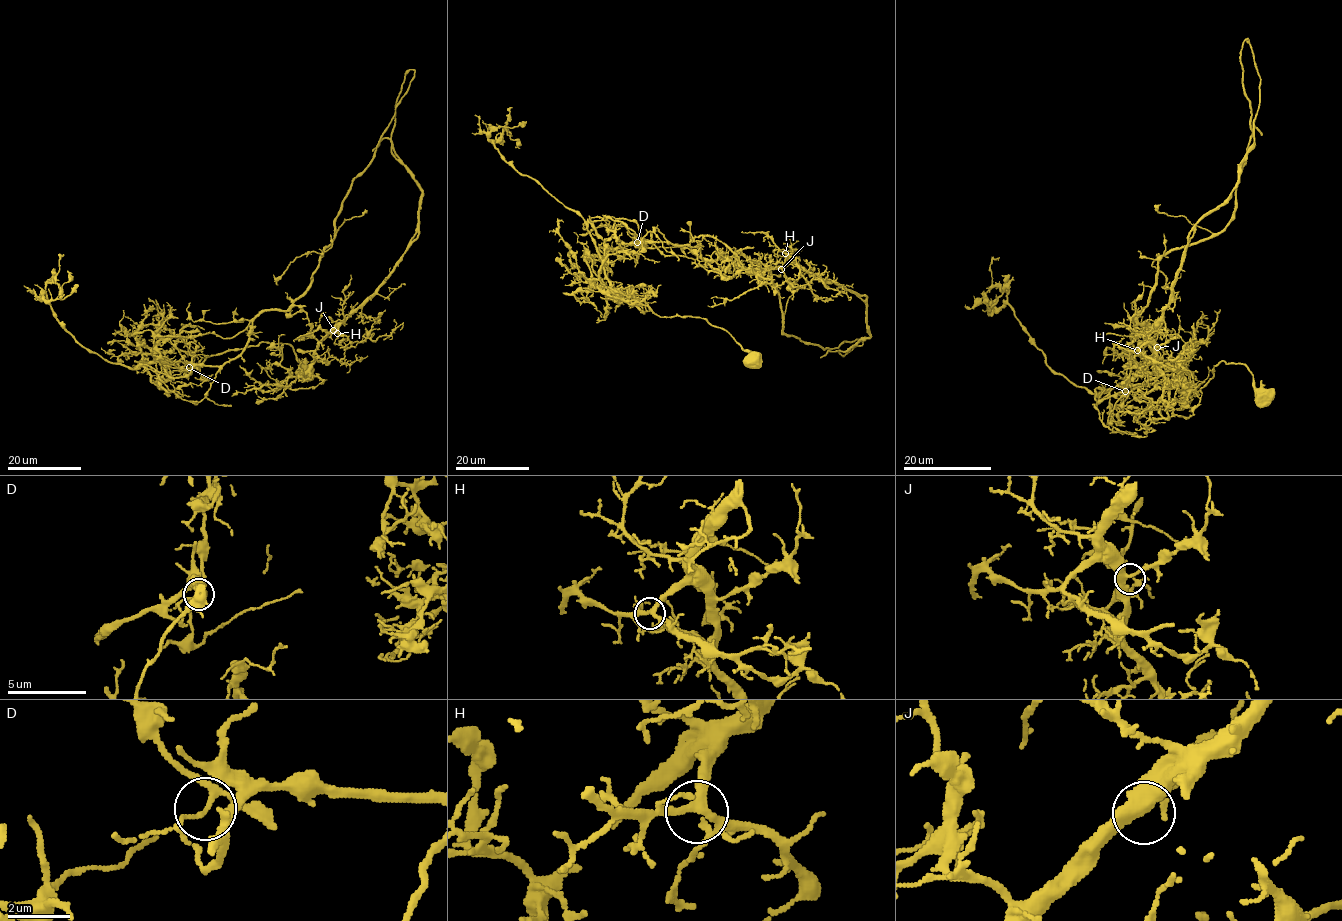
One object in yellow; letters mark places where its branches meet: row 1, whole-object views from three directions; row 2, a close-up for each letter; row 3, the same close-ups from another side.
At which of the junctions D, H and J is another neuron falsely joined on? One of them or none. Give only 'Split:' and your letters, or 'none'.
Split: D

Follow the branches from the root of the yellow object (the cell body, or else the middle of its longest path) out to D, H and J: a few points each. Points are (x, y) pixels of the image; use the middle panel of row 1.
D: (753, 360), (727, 331), (703, 318), (660, 317), (646, 305), (601, 289), (604, 253), (620, 244), (638, 242)
H: (753, 360), (603, 291), (602, 256), (741, 253), (786, 335), (861, 345), (839, 352), (867, 304), (785, 253)
J: (753, 360), (603, 291), (602, 256), (741, 253), (786, 335), (869, 336), (781, 269)

